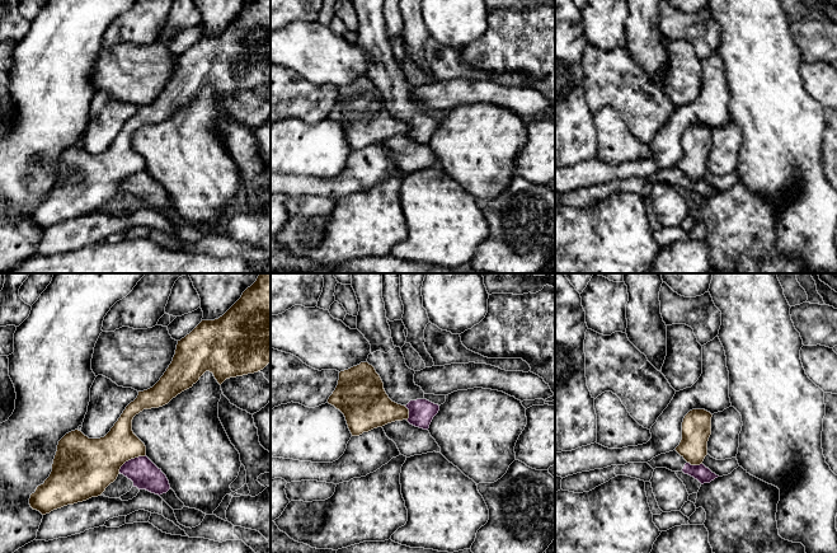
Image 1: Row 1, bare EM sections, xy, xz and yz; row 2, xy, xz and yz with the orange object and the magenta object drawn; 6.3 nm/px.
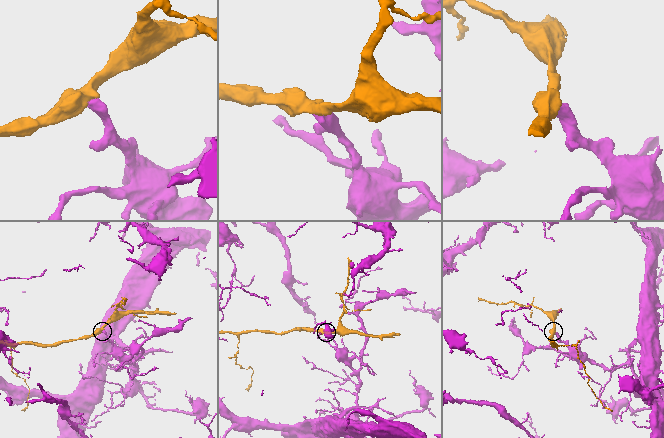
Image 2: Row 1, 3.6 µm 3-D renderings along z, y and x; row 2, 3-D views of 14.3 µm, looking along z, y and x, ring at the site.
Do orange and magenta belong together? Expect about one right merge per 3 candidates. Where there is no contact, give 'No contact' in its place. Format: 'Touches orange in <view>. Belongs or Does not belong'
Touches orange in xy. Does not belong

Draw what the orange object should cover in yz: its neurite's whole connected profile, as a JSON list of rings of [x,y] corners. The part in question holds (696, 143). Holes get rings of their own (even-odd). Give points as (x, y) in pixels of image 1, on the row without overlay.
[[[705,125],[690,126],[682,137],[682,155],[676,167],[691,181],[702,179],[707,170],[713,130]]]

